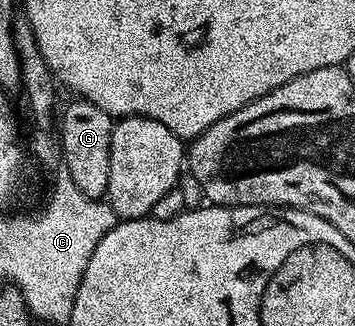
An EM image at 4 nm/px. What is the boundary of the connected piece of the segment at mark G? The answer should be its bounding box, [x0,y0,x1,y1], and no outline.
[59,98,115,200]

